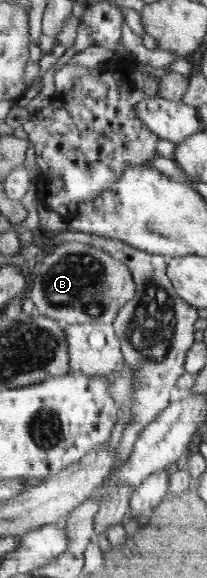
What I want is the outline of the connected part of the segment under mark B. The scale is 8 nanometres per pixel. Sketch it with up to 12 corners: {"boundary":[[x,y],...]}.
{"boundary":[[56,244],[30,298],[63,324],[113,324],[138,292],[104,249]]}

